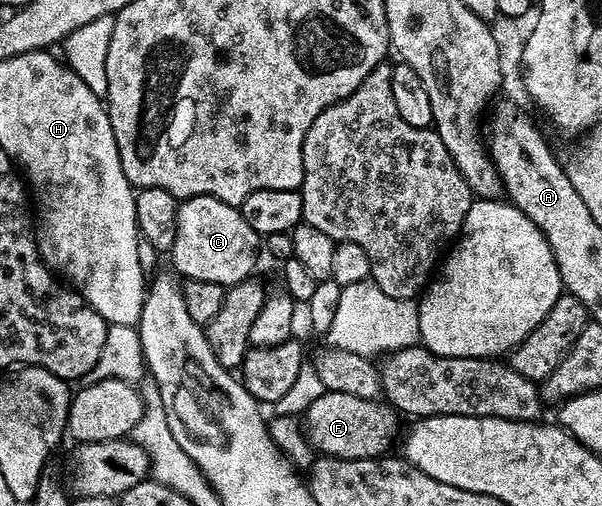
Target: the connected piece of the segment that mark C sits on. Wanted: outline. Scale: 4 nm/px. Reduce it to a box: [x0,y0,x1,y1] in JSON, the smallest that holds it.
[172,196,260,288]

